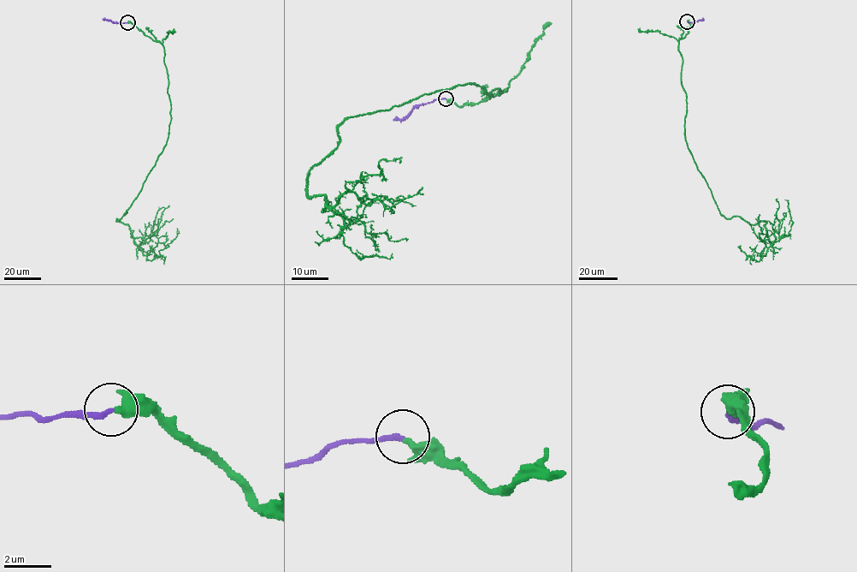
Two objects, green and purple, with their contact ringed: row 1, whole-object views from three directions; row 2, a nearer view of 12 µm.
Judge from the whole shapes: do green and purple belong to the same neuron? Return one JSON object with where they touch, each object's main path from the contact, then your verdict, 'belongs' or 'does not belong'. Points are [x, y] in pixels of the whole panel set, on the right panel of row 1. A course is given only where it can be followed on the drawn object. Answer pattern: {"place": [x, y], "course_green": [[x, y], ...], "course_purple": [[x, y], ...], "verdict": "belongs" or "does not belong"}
{"place": [687, 21], "course_green": [[688, 21], [678, 44], [688, 147], [719, 212], [765, 221], [765, 255], [765, 241], [749, 224]], "course_purple": [[687, 21], [694, 23], [704, 19]], "verdict": "belongs"}

